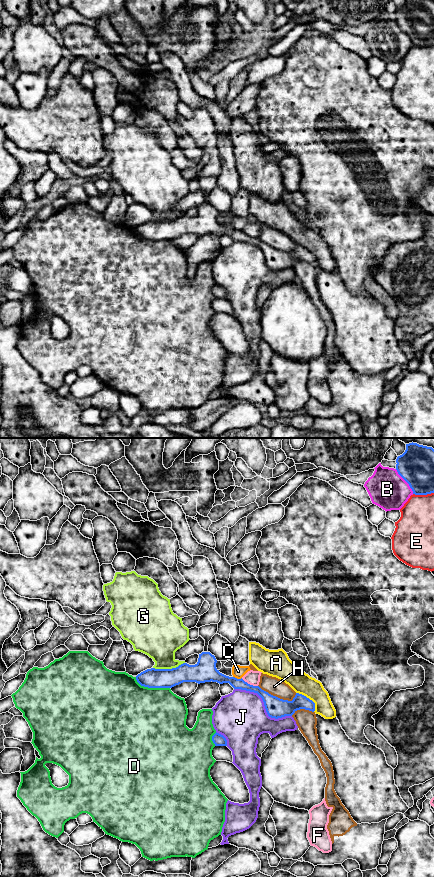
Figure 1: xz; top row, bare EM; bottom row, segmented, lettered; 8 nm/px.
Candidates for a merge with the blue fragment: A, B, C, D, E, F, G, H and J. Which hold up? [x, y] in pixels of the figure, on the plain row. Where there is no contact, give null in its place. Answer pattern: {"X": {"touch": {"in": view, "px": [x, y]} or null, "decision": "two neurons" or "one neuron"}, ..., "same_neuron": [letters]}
{"A": {"touch": {"in": "xz", "px": [308, 250]}, "decision": "two neurons"}, "B": {"touch": {"in": "xz", "px": [405, 32]}, "decision": "two neurons"}, "C": {"touch": {"in": "xz", "px": [236, 230]}, "decision": "two neurons"}, "D": {"touch": {"in": "xz", "px": [151, 239]}, "decision": "two neurons"}, "E": {"touch": {"in": "xz", "px": [423, 46]}, "decision": "two neurons"}, "F": {"touch": {"in": "xz", "px": [249, 236]}, "decision": "two neurons"}, "G": {"touch": {"in": "xz", "px": [168, 221]}, "decision": "two neurons"}, "H": {"touch": {"in": "xz", "px": [277, 249]}, "decision": "two neurons"}, "J": {"touch": {"in": "xz", "px": [264, 257]}, "decision": "two neurons"}, "same_neuron": []}

